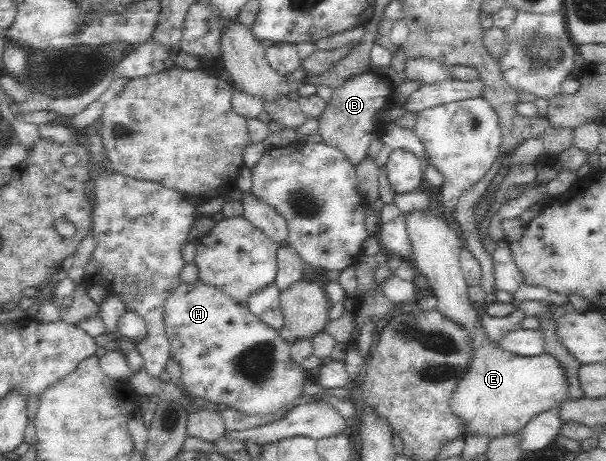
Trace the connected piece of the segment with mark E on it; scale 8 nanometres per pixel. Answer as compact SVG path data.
M420 211L407 212L407 230L412 242L412 261L416 267L417 274L426 278L427 284L431 285L434 297L437 298L436 309L445 317L455 322L466 333L468 347L470 347L470 358L468 359L467 371L459 378L456 386L448 399L448 411L460 421L460 437L471 437L471 435L482 435L485 439L497 439L511 435L520 427L523 427L534 415L543 410L553 407L555 404L563 403L567 395L567 382L564 381L565 374L559 368L555 358L543 353L535 357L515 355L503 349L500 342L493 340L489 332L485 330L483 313L479 306L475 305L468 296L468 285L460 264L460 237L456 228L445 217L433 213L421 213Z

